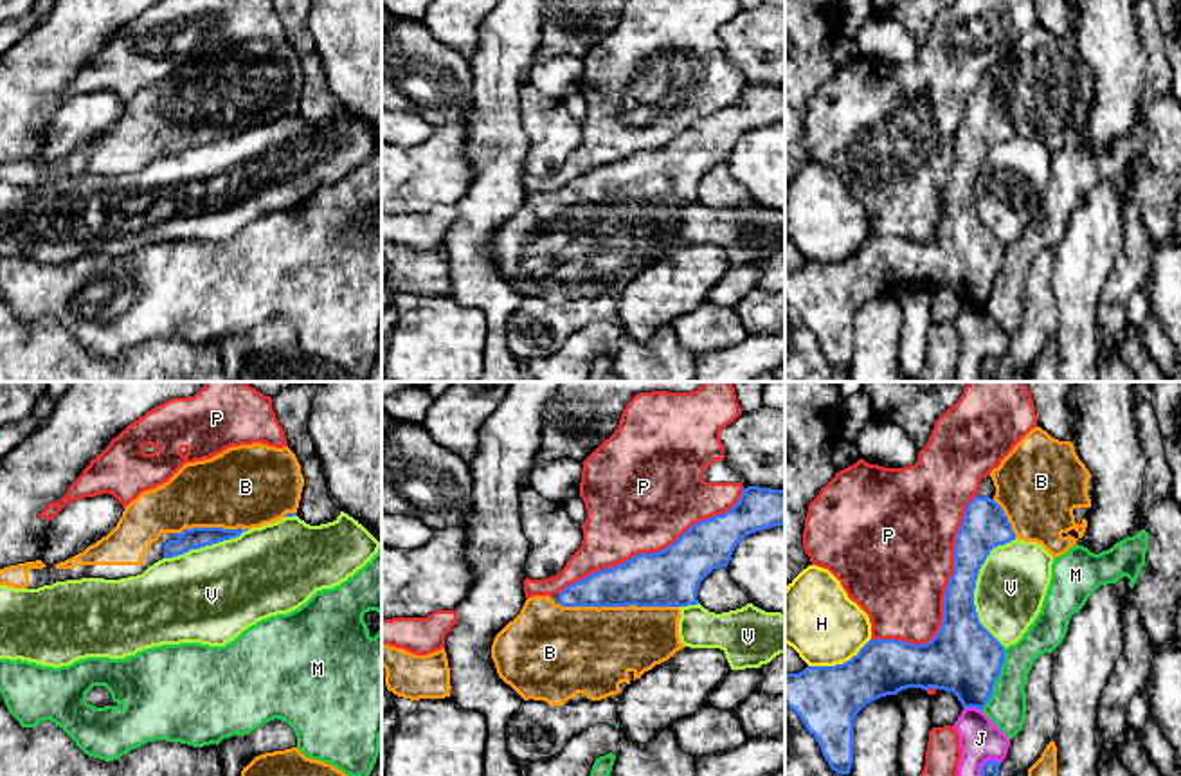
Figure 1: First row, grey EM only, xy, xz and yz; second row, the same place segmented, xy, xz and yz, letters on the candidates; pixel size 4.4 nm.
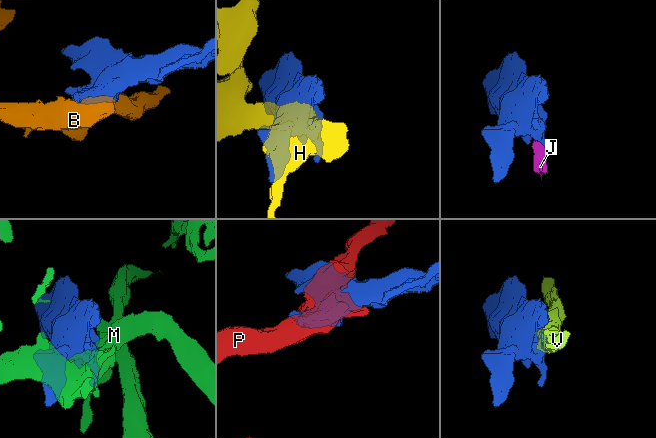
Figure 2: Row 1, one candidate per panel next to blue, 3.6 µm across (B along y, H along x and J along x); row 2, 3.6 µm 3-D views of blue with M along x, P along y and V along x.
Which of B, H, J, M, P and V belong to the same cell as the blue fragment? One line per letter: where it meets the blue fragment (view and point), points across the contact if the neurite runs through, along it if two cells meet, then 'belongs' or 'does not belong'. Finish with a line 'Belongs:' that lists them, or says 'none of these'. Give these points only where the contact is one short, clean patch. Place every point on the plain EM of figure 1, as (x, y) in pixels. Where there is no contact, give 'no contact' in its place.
B: meets blue in xz at (618, 202); belongs
H: meets blue in yz at (839, 261); does not belong
J: meets blue in yz at (973, 303); border along yz (964, 303), (980, 306); does not belong
M: meets blue in yz at (996, 274); does not belong
P: meets blue in yz at (944, 193); does not belong
V: meets blue in yz at (974, 184); does not belong
Belongs: B

